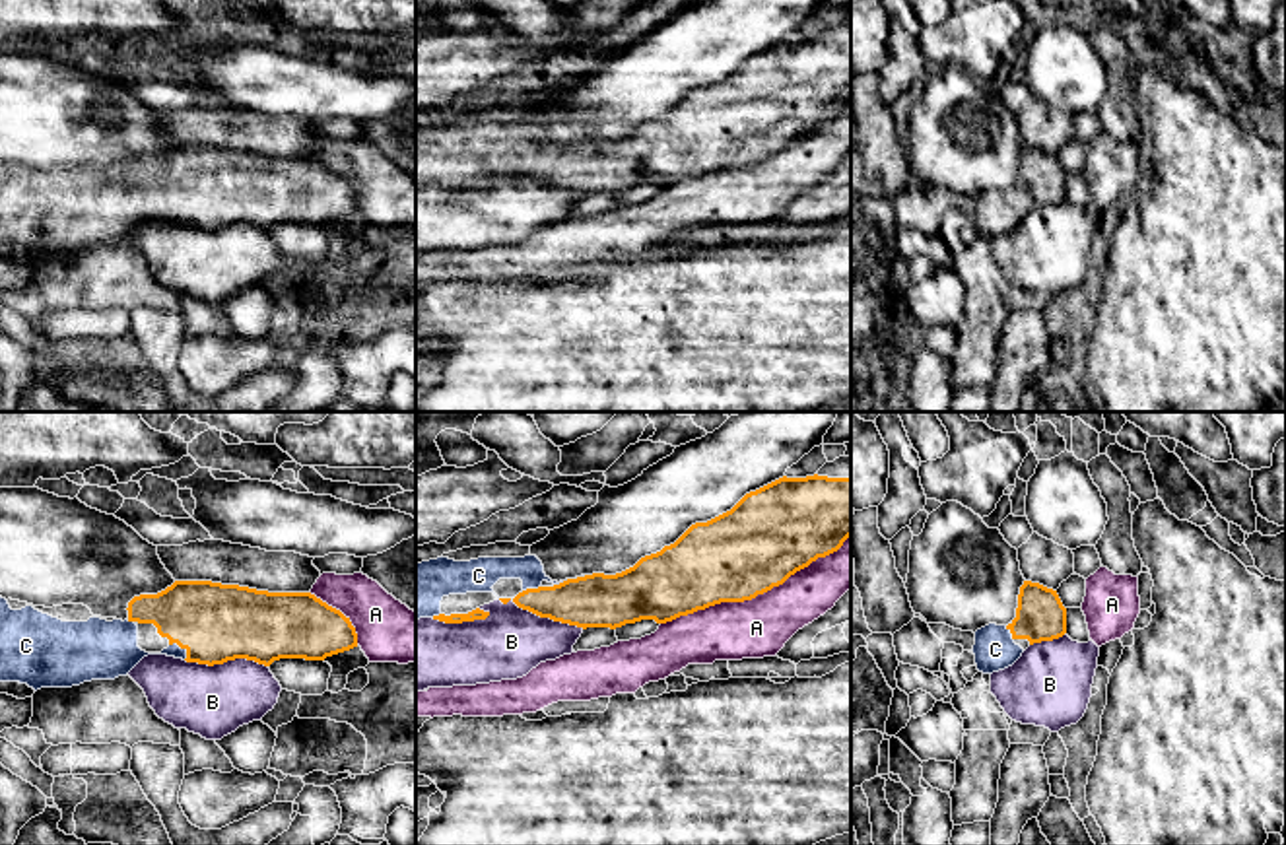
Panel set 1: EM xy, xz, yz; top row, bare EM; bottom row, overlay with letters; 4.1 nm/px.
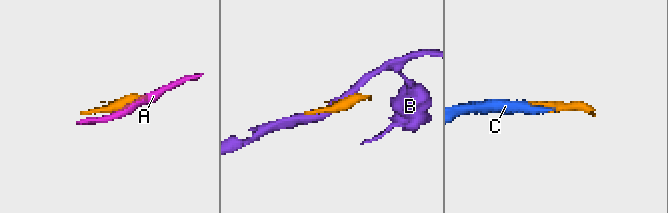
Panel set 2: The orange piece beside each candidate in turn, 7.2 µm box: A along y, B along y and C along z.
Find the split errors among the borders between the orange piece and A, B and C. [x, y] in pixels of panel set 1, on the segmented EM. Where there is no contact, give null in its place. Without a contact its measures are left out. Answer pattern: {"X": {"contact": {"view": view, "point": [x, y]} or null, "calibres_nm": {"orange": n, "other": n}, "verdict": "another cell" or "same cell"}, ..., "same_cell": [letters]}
{"A": {"contact": {"view": "xz", "point": [756, 595]}, "calibres_nm": {"orange": 380, "other": 240}, "verdict": "another cell"}, "B": {"contact": {"view": "xz", "point": [541, 616]}, "calibres_nm": {"orange": 220, "other": 280}, "verdict": "another cell"}, "C": {"contact": {"view": "xy", "point": [181, 647]}, "calibres_nm": {"orange": 320, "other": 160}, "verdict": "same cell"}, "same_cell": ["C"]}

